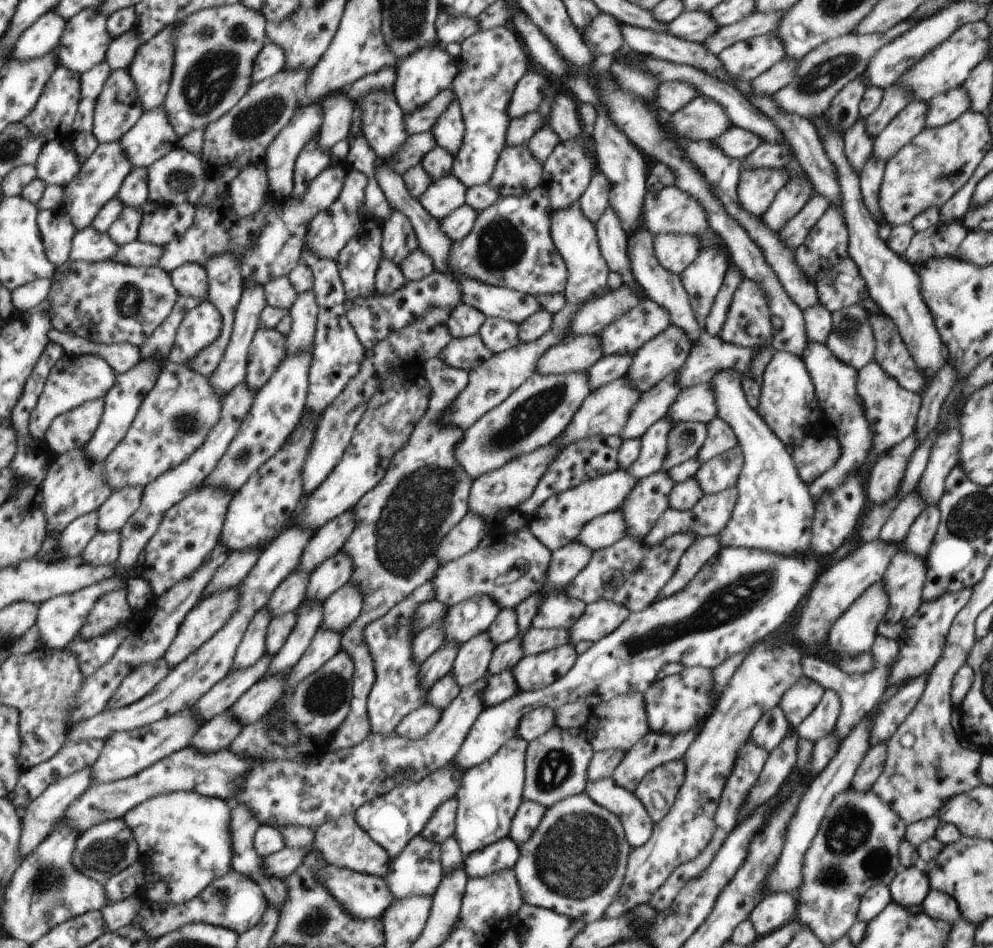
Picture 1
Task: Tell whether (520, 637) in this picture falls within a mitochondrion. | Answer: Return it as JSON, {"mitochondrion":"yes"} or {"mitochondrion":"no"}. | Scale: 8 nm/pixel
{"mitochondrion":"no"}

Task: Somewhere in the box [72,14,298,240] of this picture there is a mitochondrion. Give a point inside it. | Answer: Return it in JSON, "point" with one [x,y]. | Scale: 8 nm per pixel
{"point":[209,79]}

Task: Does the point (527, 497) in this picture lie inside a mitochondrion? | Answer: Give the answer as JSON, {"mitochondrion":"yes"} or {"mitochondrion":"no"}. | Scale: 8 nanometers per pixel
{"mitochondrion":"no"}

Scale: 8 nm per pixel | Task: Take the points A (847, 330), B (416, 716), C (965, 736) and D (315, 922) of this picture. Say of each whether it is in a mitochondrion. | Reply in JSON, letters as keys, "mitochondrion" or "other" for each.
{"A":"mitochondrion","B":"other","C":"other","D":"mitochondrion"}

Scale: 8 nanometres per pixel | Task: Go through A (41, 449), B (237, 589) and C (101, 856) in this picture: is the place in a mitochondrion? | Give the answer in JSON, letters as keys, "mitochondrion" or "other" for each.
{"A":"other","B":"other","C":"mitochondrion"}

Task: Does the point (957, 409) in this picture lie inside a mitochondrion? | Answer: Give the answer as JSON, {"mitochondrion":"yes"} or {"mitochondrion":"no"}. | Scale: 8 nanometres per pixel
{"mitochondrion":"no"}

